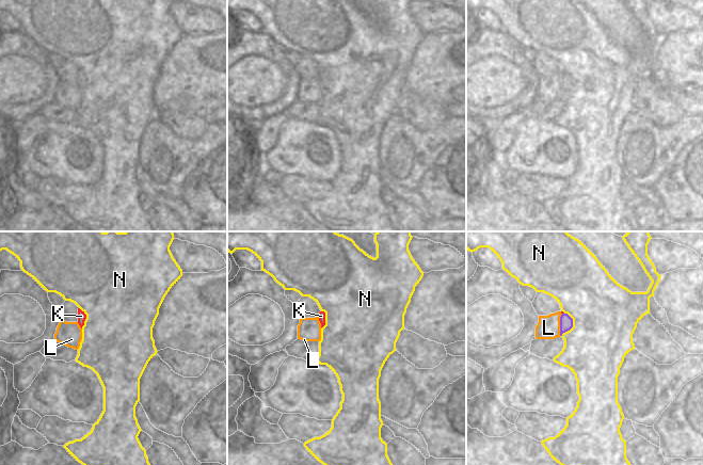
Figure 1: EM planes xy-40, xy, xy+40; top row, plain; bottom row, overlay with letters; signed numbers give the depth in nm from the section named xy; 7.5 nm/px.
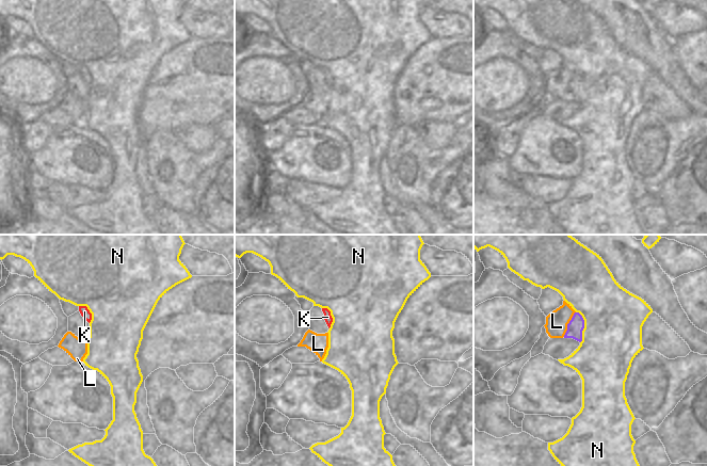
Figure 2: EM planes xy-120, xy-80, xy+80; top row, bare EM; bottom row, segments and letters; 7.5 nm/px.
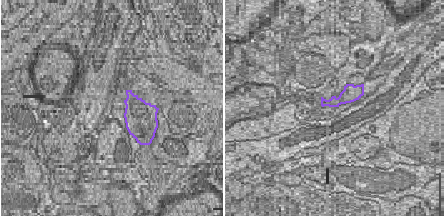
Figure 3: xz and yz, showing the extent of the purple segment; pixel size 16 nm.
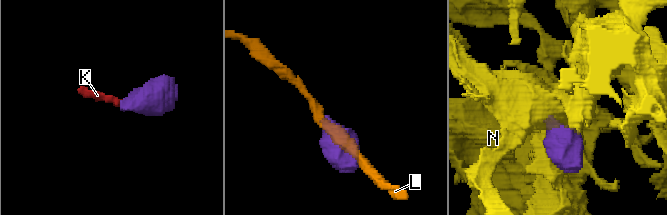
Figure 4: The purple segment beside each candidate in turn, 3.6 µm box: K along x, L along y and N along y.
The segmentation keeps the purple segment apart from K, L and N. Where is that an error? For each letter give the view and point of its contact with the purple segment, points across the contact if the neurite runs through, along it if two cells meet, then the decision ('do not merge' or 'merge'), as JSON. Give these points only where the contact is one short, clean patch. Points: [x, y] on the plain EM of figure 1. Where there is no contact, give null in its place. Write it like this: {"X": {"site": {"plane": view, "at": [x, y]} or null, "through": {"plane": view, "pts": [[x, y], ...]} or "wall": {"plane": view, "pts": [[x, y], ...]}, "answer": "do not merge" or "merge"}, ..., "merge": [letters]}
{"K": {"site": null, "answer": "merge"}, "L": {"site": {"plane": "xy+40", "at": [560, 85]}, "answer": "do not merge"}, "N": {"site": {"plane": "xy+40", "at": [572, 85]}, "answer": "do not merge"}, "merge": ["K"]}

